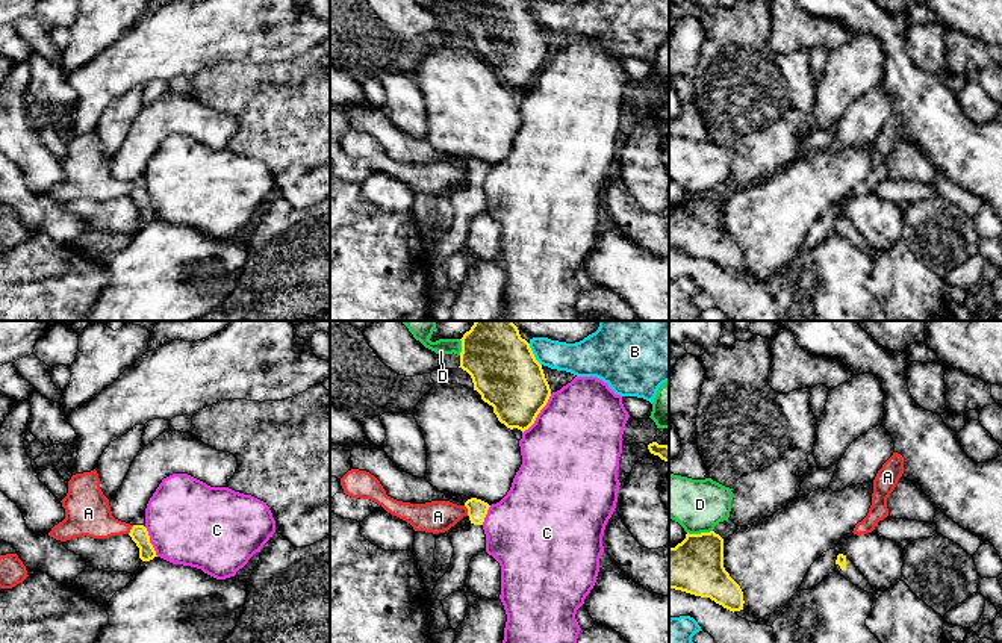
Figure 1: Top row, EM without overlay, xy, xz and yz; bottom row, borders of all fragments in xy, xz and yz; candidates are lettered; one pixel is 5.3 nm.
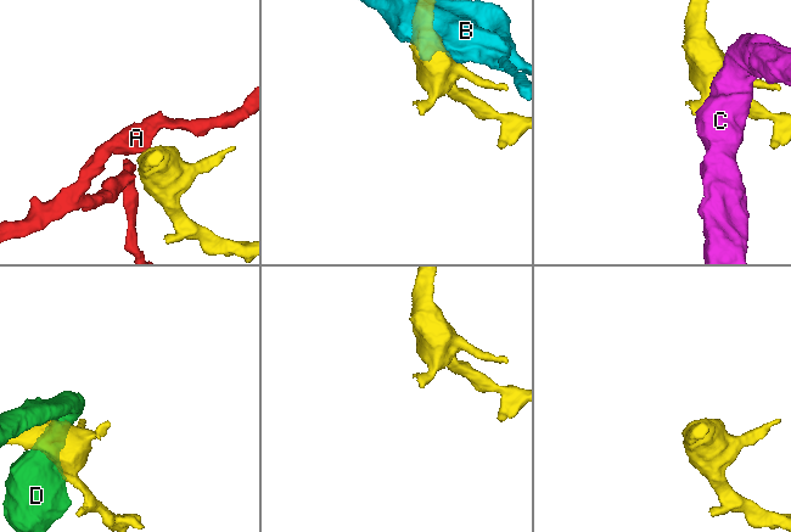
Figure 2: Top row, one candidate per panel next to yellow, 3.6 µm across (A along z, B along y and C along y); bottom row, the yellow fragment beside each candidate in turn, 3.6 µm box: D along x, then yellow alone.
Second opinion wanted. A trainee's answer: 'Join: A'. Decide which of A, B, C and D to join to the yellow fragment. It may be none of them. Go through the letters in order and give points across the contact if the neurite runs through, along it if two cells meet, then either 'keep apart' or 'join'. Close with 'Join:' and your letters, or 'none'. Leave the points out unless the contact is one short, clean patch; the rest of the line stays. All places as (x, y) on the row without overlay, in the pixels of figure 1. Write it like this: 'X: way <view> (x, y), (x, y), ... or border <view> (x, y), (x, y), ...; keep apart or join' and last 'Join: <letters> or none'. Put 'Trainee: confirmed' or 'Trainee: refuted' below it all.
A: border xz (463, 167), (468, 176); keep apart
B: keep apart
C: keep apart
D: border yz (712, 191), (687, 194); keep apart
Join: none
Trainee: refuted

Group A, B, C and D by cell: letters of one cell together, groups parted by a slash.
A / B / C / D

